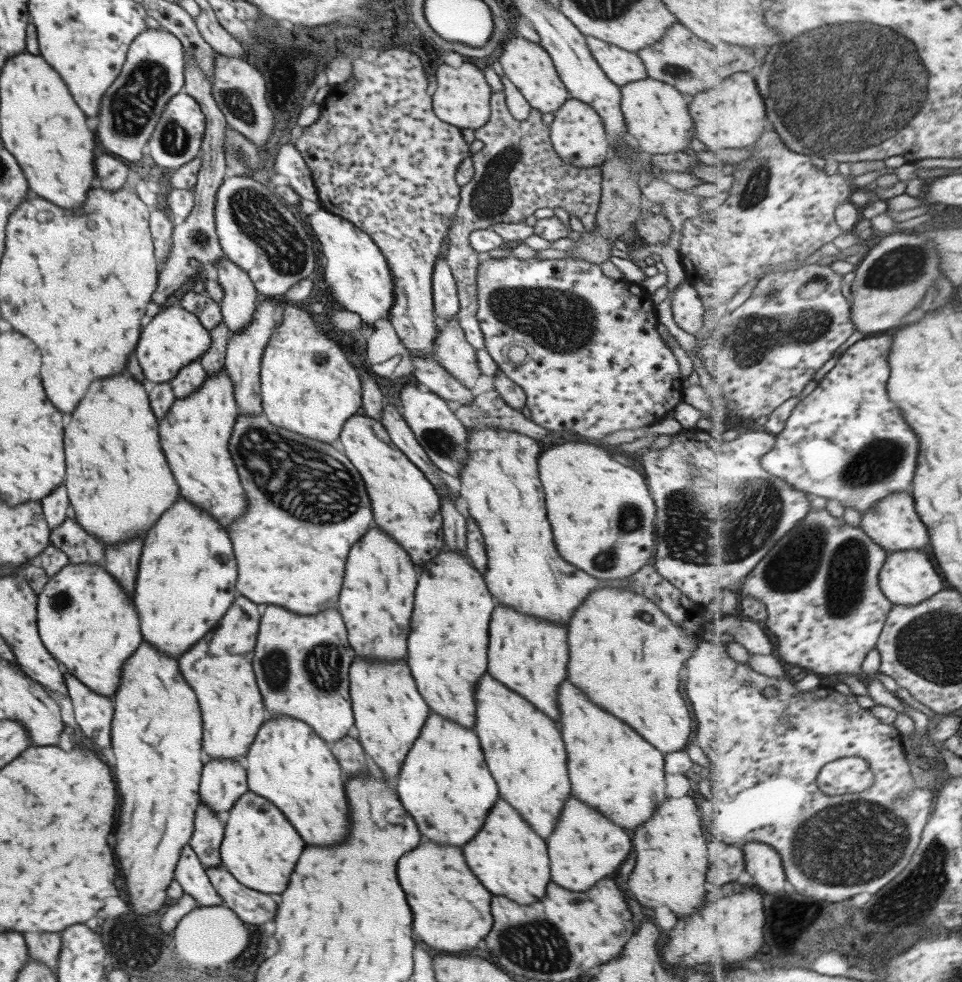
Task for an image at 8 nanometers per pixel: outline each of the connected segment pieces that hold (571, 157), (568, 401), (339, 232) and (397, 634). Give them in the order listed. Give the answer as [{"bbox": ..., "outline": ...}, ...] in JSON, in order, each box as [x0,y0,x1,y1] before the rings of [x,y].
[{"bbox":[548,99,610,168],"outline":[[[567,99],[553,113],[553,119],[548,126],[549,141],[553,152],[561,158],[561,162],[577,168],[600,166],[609,155],[610,146],[603,131],[603,122],[595,114],[595,110],[585,102]]]},{"bbox":[475,255,691,440],"outline":[[[510,255],[503,258],[490,258],[477,264],[477,312],[475,314],[482,332],[484,348],[495,361],[498,370],[513,381],[526,396],[529,418],[535,424],[543,426],[547,431],[573,430],[579,436],[587,436],[587,440],[601,440],[605,435],[617,430],[637,429],[641,426],[658,422],[663,416],[669,415],[691,392],[687,390],[679,372],[679,362],[672,350],[665,345],[657,332],[654,305],[650,294],[639,284],[625,280],[612,280],[601,273],[597,264],[579,260],[579,258],[520,260]]]},{"bbox":[307,208,393,329],"outline":[[[321,208],[307,215],[309,226],[321,244],[325,267],[321,278],[331,288],[330,302],[360,316],[363,324],[373,329],[373,322],[388,318],[393,304],[393,282],[385,257],[369,238],[351,222]]]},{"bbox":[337,525,418,662],"outline":[[[372,525],[345,558],[345,576],[337,600],[337,610],[347,628],[347,642],[355,656],[379,662],[405,660],[405,638],[418,576],[411,558],[401,546]]]}]

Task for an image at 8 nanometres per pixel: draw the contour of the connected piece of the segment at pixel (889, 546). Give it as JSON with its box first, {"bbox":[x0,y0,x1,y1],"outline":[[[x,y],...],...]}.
{"bbox":[861,493,931,552],"outline":[[[909,493],[891,494],[877,502],[868,513],[861,516],[861,528],[877,544],[888,552],[901,550],[930,550],[931,536],[927,526],[917,512],[914,497]]]}

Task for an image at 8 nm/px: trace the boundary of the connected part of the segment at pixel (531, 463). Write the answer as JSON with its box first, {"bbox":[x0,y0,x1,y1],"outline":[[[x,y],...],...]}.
{"bbox":[458,426,610,624],"outline":[[[475,426],[467,428],[466,462],[459,479],[458,494],[467,502],[469,516],[481,531],[487,565],[482,574],[486,590],[491,594],[496,604],[507,606],[517,610],[519,614],[525,614],[531,618],[539,618],[553,624],[567,624],[573,610],[587,598],[587,594],[607,586],[610,582],[593,578],[581,570],[575,570],[565,560],[559,558],[553,546],[553,537],[547,518],[545,518],[545,506],[543,506],[543,490],[537,478],[537,443],[538,441],[489,426]]]}

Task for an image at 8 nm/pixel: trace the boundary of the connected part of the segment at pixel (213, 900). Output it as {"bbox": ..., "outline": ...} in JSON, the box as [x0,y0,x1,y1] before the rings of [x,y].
{"bbox":[173,844,221,906],"outline":[[[188,844],[181,848],[173,874],[173,878],[180,884],[182,891],[189,894],[199,906],[221,904],[221,897],[211,886],[205,874],[205,867]]]}

